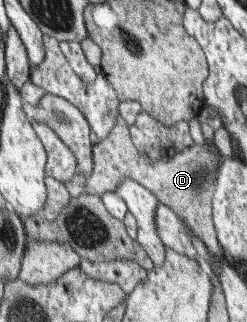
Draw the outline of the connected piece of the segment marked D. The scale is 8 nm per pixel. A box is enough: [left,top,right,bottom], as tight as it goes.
[84,112,224,259]

